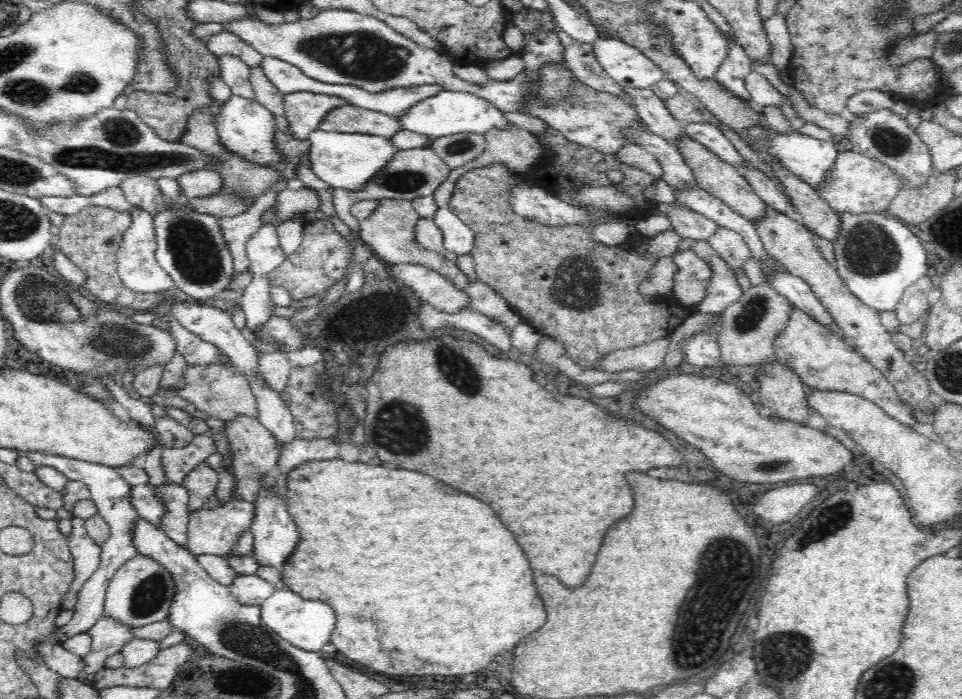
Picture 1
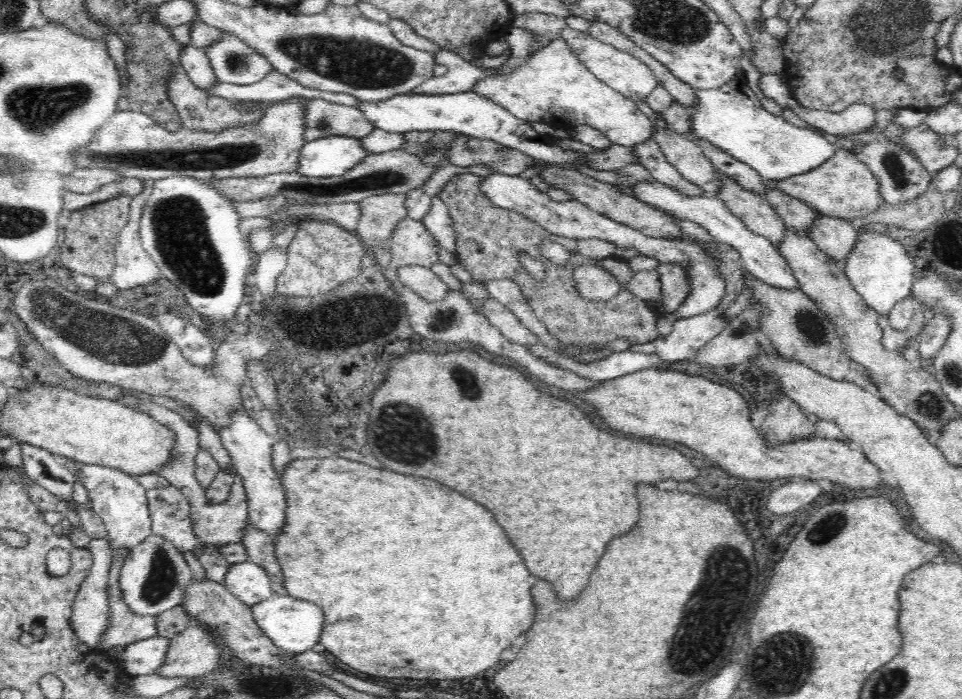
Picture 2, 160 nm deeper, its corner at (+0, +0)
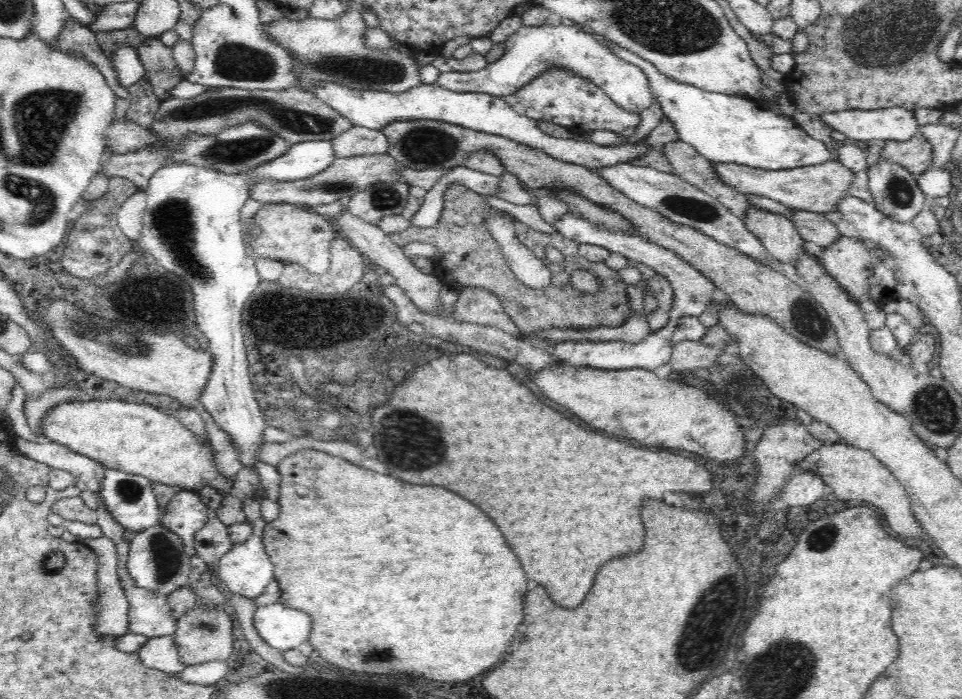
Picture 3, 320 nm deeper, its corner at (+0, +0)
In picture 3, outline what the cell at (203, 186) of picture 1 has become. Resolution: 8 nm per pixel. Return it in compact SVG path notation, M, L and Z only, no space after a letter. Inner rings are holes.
M387 152L370 156L352 156L335 158L326 170L307 179L278 182L277 180L260 180L250 188L250 197L262 205L264 203L288 203L293 205L320 206L336 201L346 202L357 192L368 188L375 182L400 181L399 162Z

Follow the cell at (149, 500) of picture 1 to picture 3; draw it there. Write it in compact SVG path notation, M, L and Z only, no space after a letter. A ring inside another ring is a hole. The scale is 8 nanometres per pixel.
M179 490L174 494L168 508L160 514L158 522L184 541L186 552L194 556L195 534L208 520L208 507L199 493Z

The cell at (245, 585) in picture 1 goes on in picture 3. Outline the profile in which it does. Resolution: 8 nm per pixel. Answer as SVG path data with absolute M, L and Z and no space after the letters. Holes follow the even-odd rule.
M253 497L246 498L243 509L247 520L252 524L253 533L248 540L242 543L234 543L232 548L226 551L226 554L219 560L217 574L231 592L236 592L240 596L255 600L257 596L264 592L267 584L274 579L274 563L270 560L270 555L265 551L265 544L262 540L263 528L267 526L267 522L264 521L260 512L258 499Z

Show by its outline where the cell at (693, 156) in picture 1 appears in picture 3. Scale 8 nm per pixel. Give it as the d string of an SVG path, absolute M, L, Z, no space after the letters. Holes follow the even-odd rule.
M751 205L748 206L748 214L743 221L746 228L761 240L770 256L782 264L796 267L800 256L805 252L805 240L796 230L792 219Z

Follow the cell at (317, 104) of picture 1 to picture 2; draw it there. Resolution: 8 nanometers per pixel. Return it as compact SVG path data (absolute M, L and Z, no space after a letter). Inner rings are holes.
M286 99L274 102L265 110L264 116L258 124L246 126L226 127L221 131L206 131L202 129L188 129L180 127L176 132L170 132L159 126L141 112L116 111L113 116L96 130L90 144L80 148L74 159L76 168L108 168L114 169L124 177L132 177L145 181L148 179L160 180L167 176L188 176L202 180L216 178L252 178L252 176L266 176L276 173L296 173L300 156L300 149L304 146L304 131L306 127L305 104L303 100Z

